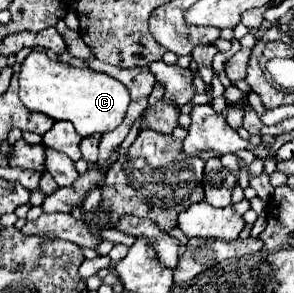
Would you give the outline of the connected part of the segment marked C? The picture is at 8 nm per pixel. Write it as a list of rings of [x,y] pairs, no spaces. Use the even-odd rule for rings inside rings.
[[[32,51],[20,71],[20,99],[30,111],[40,111],[54,121],[70,121],[82,137],[94,133],[114,131],[130,103],[128,89],[106,73],[92,71],[90,67],[72,67],[68,63],[52,61],[44,51]]]

